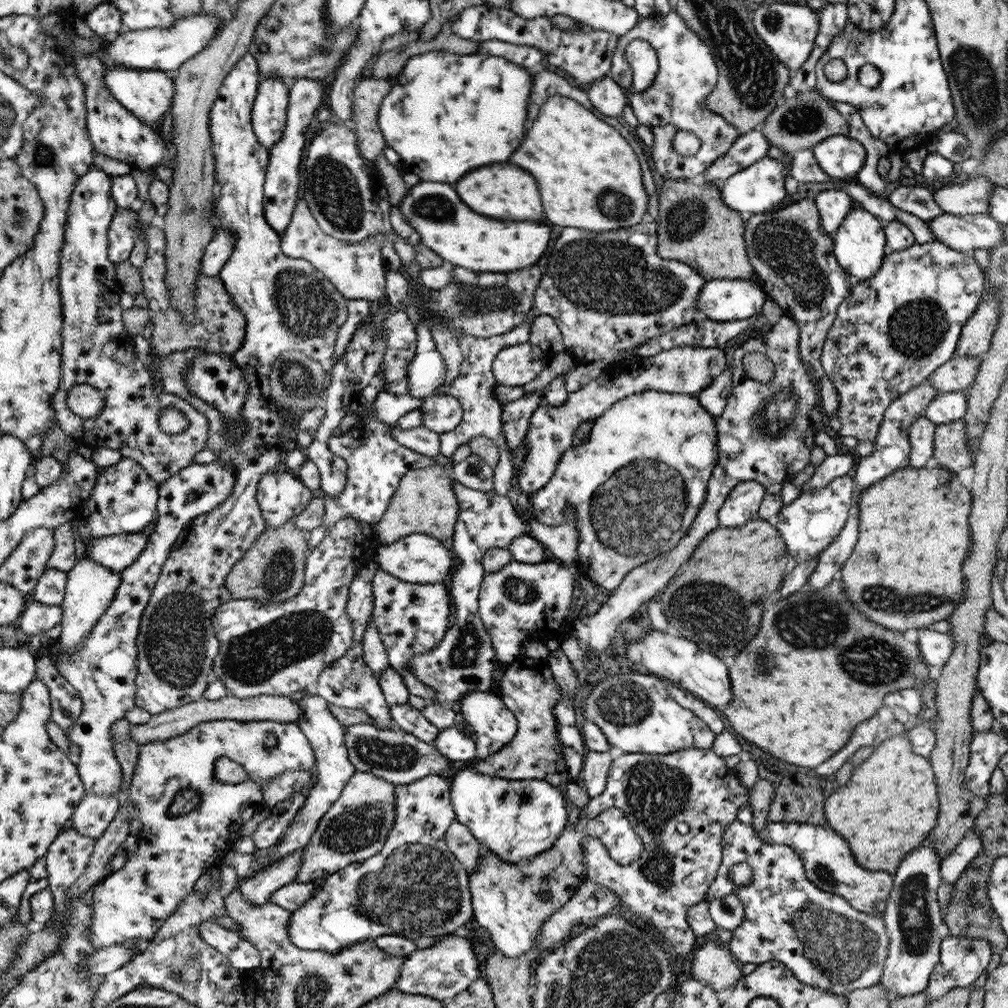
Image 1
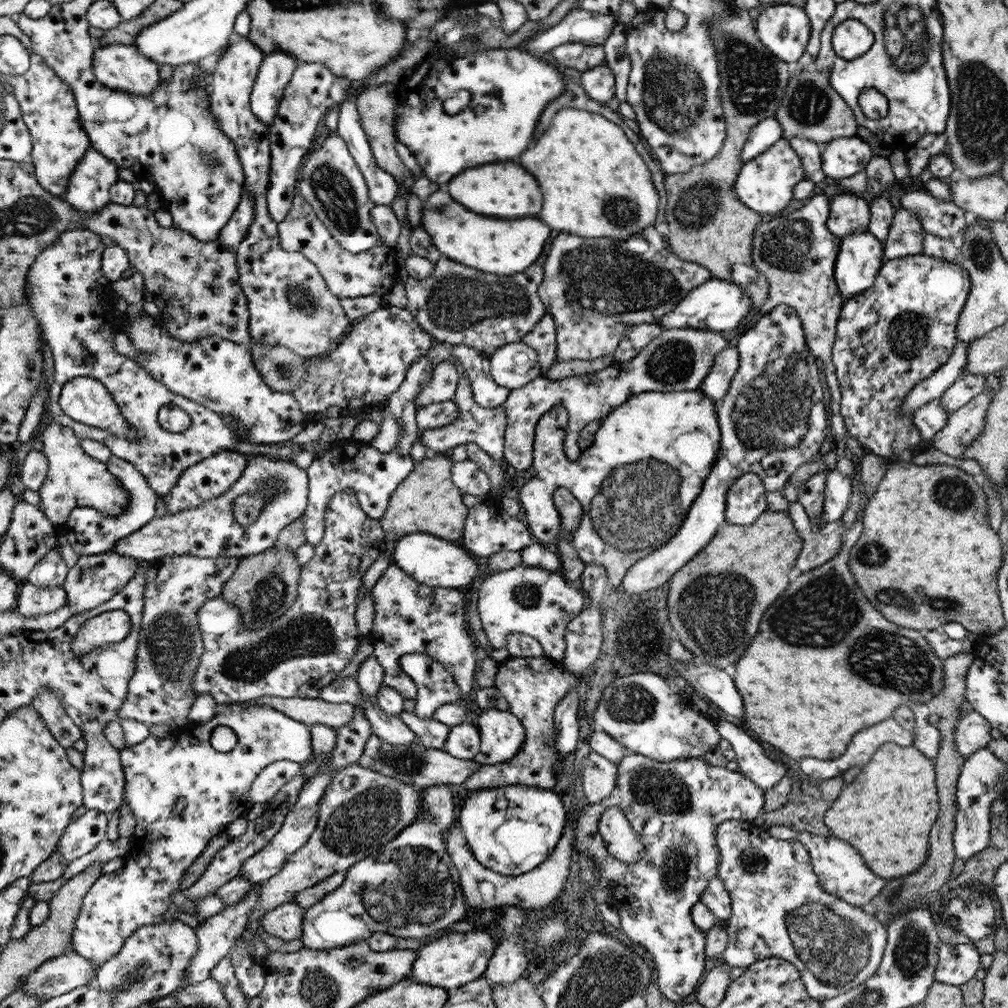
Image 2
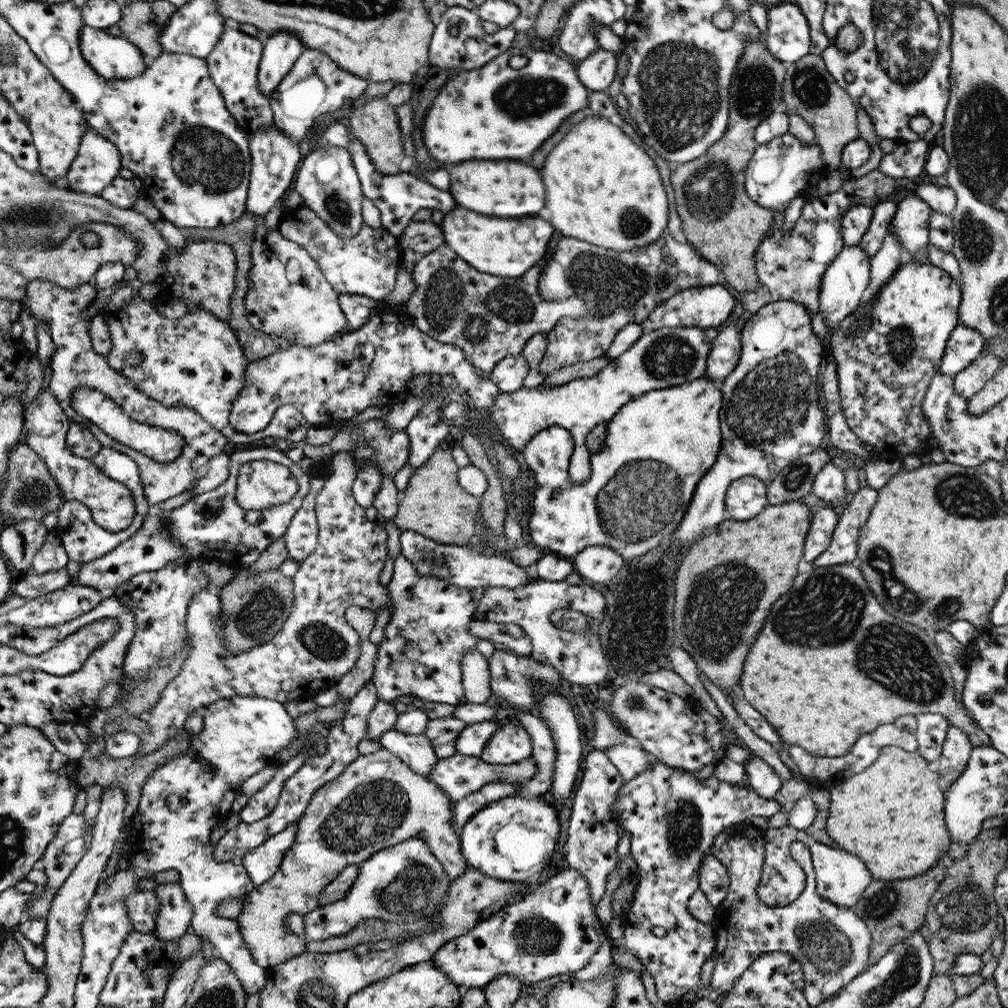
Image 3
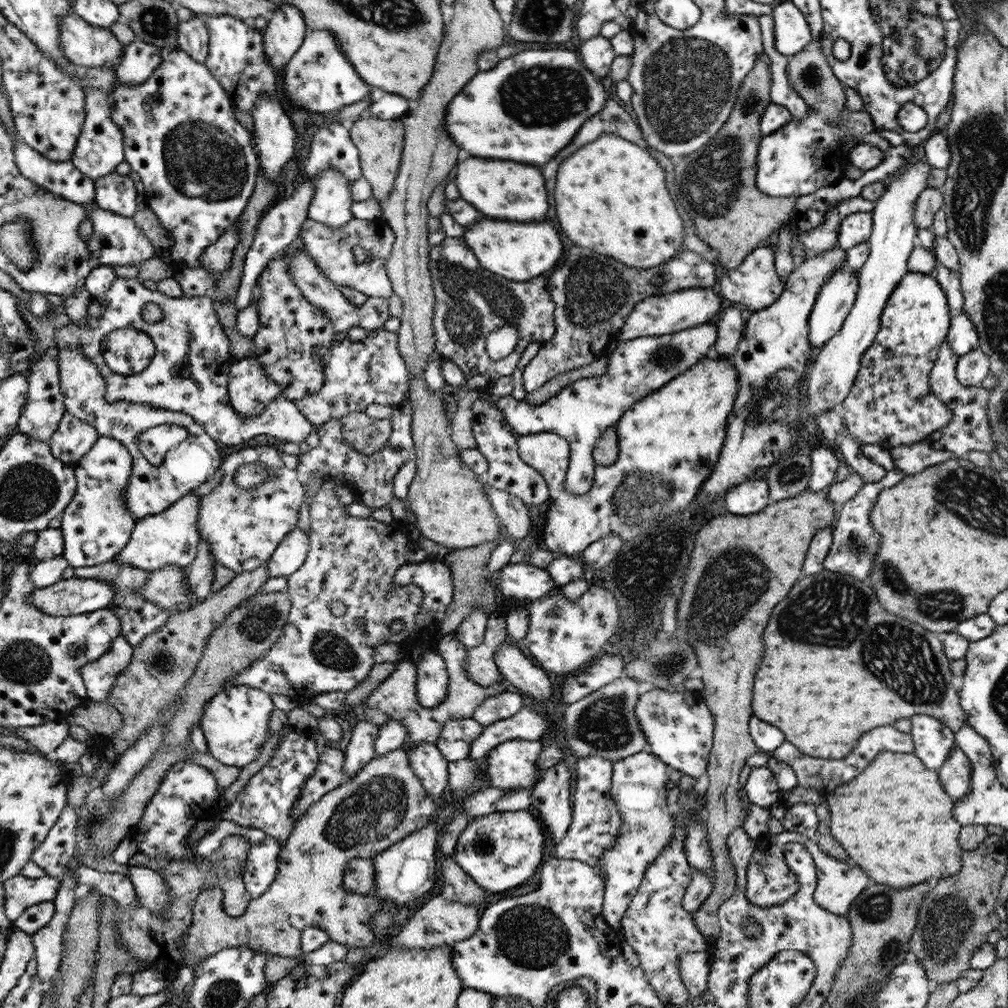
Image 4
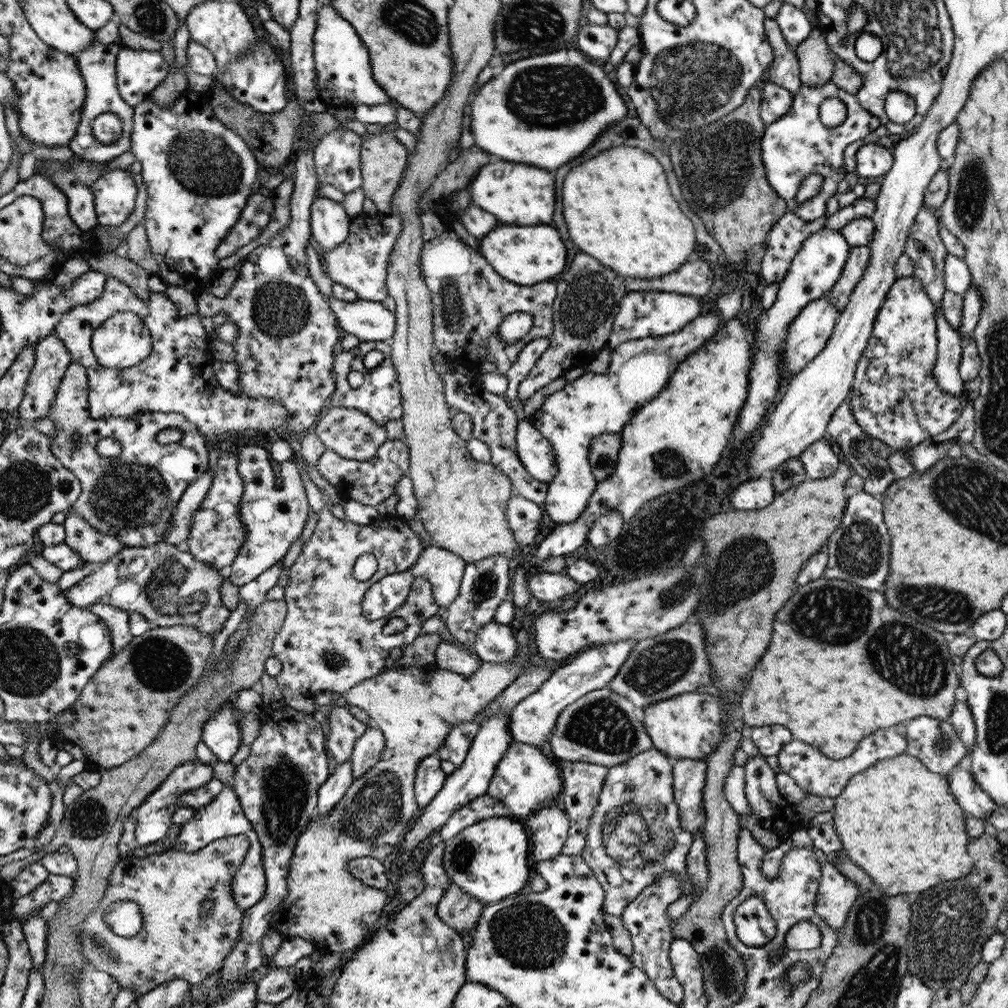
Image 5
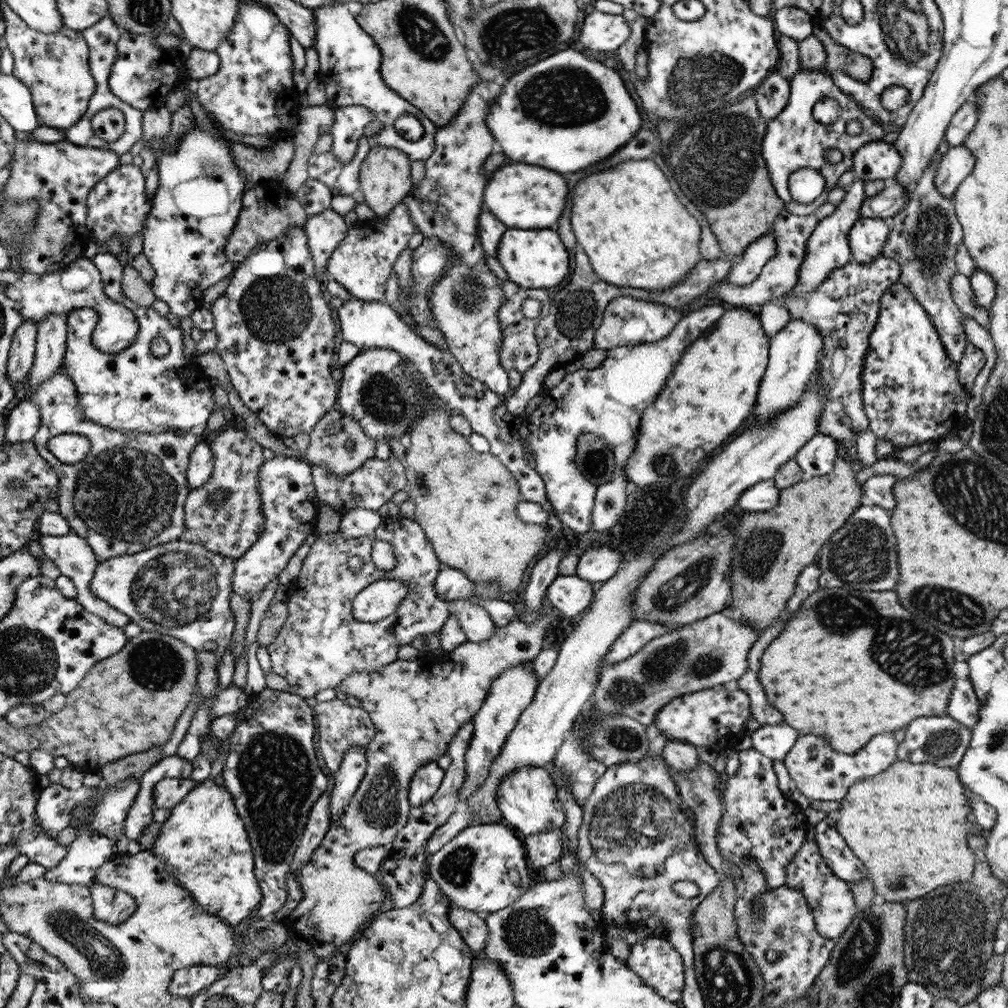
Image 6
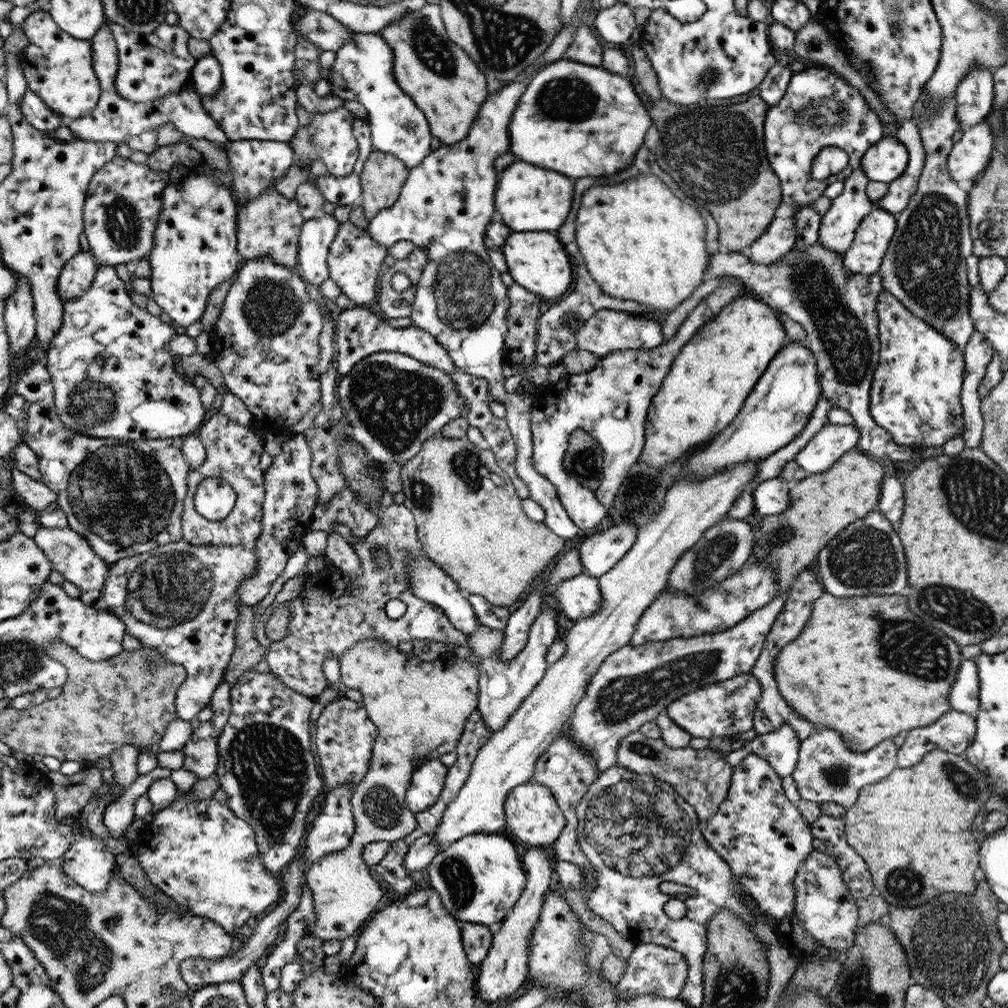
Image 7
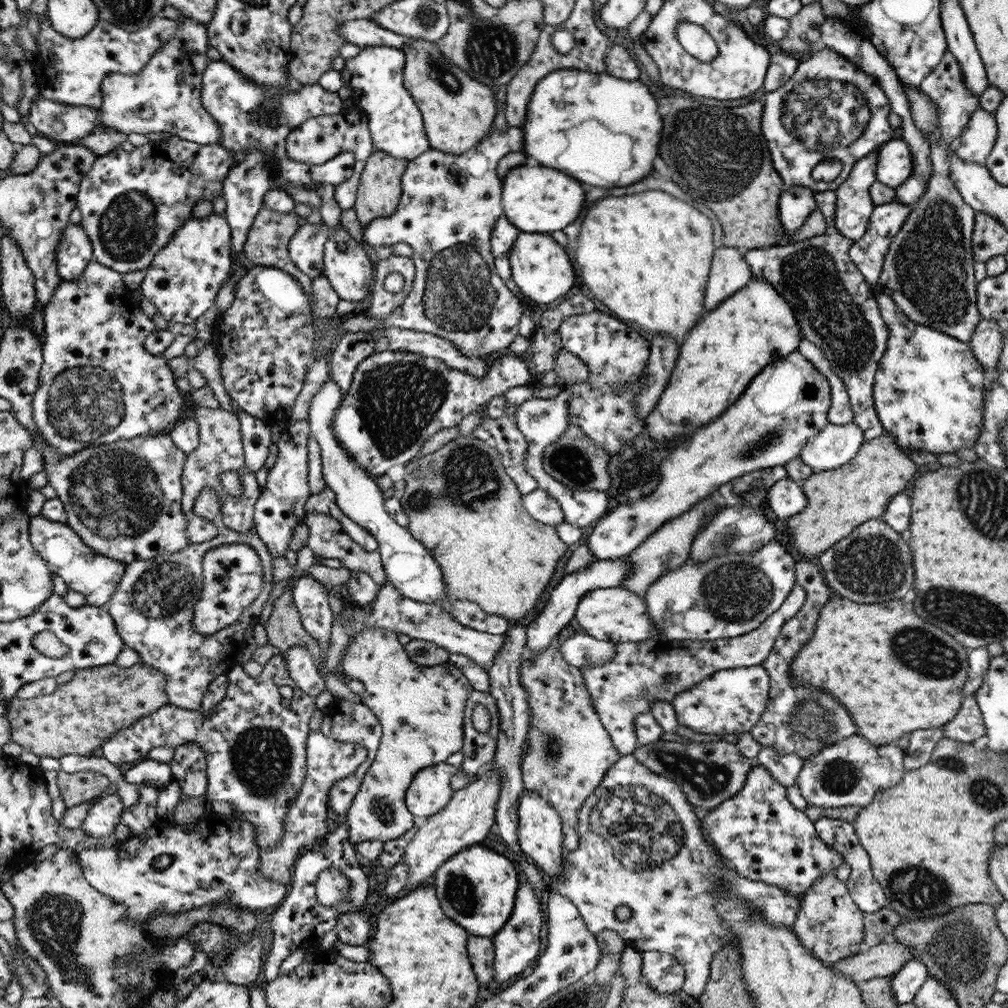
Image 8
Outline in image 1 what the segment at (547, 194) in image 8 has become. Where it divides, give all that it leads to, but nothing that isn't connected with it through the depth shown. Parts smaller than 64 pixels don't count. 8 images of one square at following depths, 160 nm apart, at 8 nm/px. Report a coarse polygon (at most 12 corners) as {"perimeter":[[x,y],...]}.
{"perimeter":[[510,164],[456,182],[478,214],[544,216],[536,180]]}

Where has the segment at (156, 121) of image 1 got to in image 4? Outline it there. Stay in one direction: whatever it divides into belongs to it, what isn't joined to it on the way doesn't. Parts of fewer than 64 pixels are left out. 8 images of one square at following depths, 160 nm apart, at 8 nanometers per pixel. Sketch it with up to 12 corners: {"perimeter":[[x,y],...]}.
{"perimeter":[[74,10],[61,18],[65,57],[83,69],[125,54],[109,28]]}

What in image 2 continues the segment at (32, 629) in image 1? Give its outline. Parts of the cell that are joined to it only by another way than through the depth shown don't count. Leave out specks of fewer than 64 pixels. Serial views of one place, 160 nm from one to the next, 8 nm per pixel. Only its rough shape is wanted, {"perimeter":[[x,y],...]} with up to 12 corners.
{"perimeter":[[62,584],[42,588],[20,587],[22,616],[57,612],[67,604]]}

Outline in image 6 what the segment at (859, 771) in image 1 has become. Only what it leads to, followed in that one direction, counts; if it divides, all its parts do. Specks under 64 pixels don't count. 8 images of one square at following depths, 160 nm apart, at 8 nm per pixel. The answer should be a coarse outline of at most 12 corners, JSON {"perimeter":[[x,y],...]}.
{"perimeter":[[897,760],[838,832],[888,902],[974,876],[956,768]]}

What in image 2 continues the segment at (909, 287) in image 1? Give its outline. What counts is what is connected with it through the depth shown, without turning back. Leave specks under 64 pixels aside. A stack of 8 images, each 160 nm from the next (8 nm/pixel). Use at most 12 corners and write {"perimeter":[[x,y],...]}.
{"perimeter":[[885,260],[843,302],[831,361],[847,434],[927,445],[905,396],[944,366],[972,286]]}

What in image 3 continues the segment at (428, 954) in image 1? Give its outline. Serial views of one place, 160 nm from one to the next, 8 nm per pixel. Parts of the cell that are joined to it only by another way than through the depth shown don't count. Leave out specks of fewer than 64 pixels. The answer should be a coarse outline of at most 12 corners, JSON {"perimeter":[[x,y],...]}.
{"perimeter":[[573,868],[431,961],[463,990],[582,970],[601,943]]}

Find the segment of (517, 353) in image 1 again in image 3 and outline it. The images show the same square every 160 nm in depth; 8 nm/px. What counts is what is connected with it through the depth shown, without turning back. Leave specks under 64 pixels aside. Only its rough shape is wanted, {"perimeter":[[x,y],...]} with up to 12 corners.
{"perimeter":[[522,353],[508,355],[490,379],[500,393],[524,385],[528,363]]}

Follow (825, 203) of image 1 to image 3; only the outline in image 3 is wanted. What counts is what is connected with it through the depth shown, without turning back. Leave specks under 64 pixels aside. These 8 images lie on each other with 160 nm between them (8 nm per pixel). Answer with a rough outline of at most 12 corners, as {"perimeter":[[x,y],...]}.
{"perimeter":[[849,206],[840,219],[844,246],[857,246],[873,208]]}

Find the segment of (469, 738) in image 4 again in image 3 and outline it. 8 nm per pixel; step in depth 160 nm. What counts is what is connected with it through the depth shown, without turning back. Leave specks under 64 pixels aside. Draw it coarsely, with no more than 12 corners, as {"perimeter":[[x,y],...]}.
{"perimeter":[[453,716],[429,720],[424,736],[438,759],[458,754],[468,724]]}

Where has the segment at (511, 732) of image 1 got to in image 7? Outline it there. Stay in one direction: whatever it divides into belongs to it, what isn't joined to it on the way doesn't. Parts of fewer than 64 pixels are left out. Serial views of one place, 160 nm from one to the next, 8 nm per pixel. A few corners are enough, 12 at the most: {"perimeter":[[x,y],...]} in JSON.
{"perimeter":[[550,788],[511,791],[506,817],[527,847],[552,848],[567,824]]}

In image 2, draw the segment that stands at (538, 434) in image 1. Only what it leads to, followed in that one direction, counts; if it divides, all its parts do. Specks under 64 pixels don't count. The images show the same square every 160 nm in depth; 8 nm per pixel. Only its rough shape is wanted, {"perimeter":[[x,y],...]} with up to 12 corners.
{"perimeter":[[662,329],[630,361],[511,390],[507,462],[535,477],[536,424],[560,403],[563,449],[635,394],[698,389],[726,333]]}

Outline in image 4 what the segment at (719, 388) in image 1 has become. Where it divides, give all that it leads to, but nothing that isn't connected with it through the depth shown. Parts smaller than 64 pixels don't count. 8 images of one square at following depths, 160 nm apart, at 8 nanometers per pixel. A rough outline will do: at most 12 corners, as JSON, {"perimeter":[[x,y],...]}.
{"perimeter":[[722,310],[712,354],[732,358],[744,334],[742,314]]}

